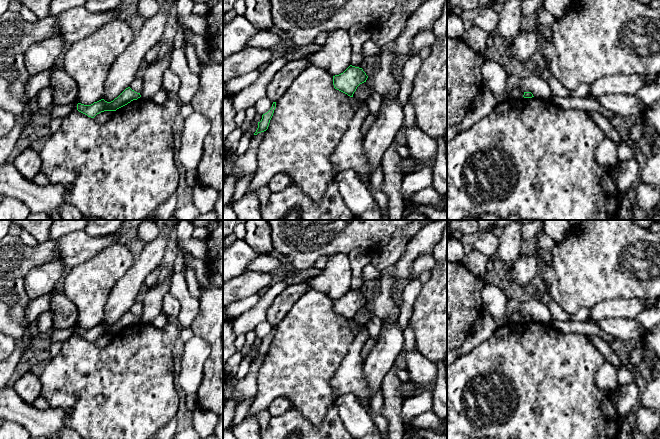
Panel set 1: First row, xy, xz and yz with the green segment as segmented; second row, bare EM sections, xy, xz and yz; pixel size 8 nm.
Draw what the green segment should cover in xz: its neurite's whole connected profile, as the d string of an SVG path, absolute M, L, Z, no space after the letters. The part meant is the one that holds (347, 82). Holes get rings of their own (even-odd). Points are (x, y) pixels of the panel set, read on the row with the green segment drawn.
M350 65L343 73L333 76L333 85L335 89L353 97L357 87L367 78L362 68Z

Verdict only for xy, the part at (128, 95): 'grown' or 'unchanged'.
unchanged

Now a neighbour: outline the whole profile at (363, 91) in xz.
M366 82L360 84L356 91L353 94L354 99L358 99L360 101L365 101L369 95L372 93L372 90L370 89L370 87L366 84Z

